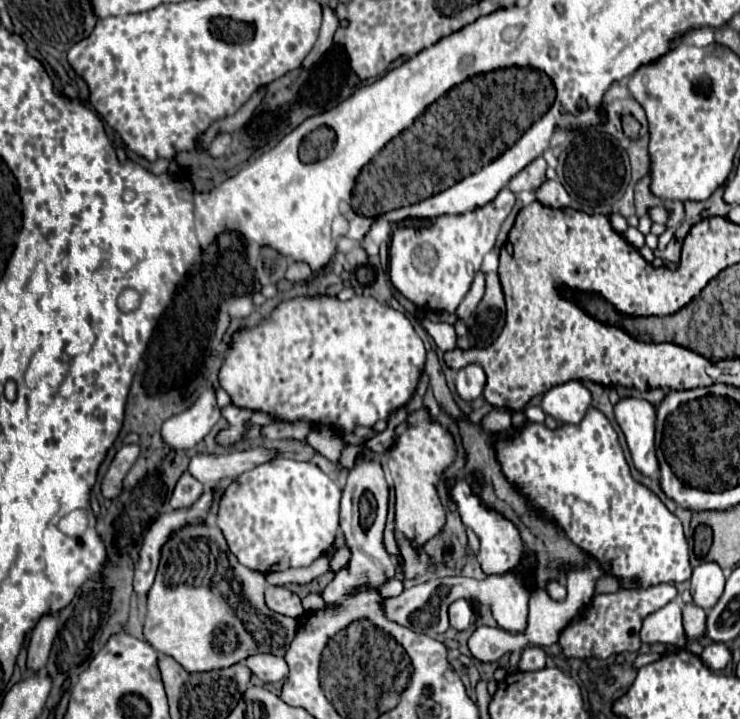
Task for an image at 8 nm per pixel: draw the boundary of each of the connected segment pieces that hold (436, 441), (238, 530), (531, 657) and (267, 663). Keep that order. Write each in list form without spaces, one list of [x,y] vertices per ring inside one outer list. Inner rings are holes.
[[[425,408],[409,416],[409,426],[413,426],[413,430],[405,430],[399,438],[395,438],[387,456],[397,496],[395,500],[397,530],[401,530],[403,536],[411,542],[411,546],[419,550],[419,546],[425,546],[445,526],[445,508],[439,500],[435,482],[439,480],[441,472],[453,462],[455,444],[451,434],[443,426],[429,420]]]
[[[277,458],[265,462],[249,472],[243,472],[223,494],[217,514],[217,526],[221,528],[229,550],[235,558],[261,574],[279,572],[287,568],[299,568],[313,564],[323,552],[333,552],[333,544],[339,532],[339,486],[323,474],[313,462],[297,462],[291,458]]]
[[[525,648],[521,654],[519,670],[531,672],[531,670],[541,670],[541,668],[545,668],[545,652],[541,648]]]
[[[255,654],[245,660],[245,666],[263,682],[275,684],[287,676],[287,662],[279,656],[269,656],[269,654]]]

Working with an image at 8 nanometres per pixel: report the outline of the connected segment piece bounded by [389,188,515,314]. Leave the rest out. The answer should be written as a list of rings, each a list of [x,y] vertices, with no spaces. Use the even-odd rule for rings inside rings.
[[[503,188],[485,208],[461,216],[439,216],[427,230],[397,228],[389,248],[389,280],[391,284],[423,312],[455,314],[461,300],[469,292],[483,256],[495,248],[495,240],[503,220],[515,204],[515,194]]]

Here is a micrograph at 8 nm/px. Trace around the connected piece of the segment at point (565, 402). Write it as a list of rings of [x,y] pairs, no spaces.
[[[571,380],[559,386],[553,386],[543,394],[541,408],[547,416],[563,424],[579,424],[591,406],[591,392],[583,382]]]

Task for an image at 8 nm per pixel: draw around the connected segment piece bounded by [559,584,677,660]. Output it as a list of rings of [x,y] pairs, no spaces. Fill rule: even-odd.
[[[655,584],[647,588],[619,588],[613,594],[597,594],[585,606],[585,610],[569,622],[569,626],[561,632],[559,644],[569,658],[609,658],[619,652],[637,652],[641,646],[639,630],[641,622],[663,608],[671,600],[675,600],[677,590],[673,584]]]

